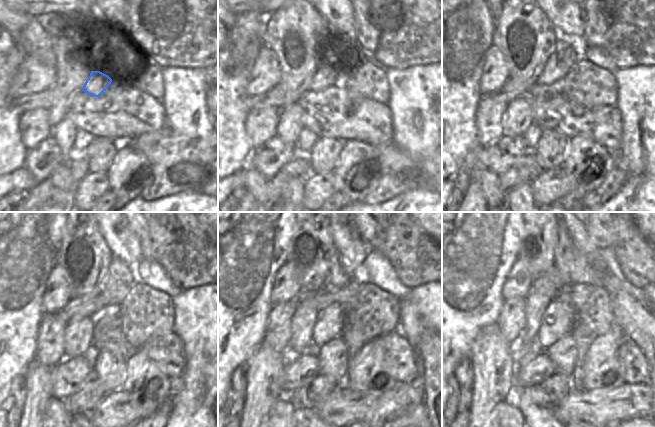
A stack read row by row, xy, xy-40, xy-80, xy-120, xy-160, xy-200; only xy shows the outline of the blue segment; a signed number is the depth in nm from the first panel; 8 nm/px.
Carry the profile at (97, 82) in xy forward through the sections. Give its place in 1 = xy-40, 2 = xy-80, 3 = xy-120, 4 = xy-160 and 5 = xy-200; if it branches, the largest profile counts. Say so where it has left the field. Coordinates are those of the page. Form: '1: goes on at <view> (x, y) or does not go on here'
1: goes on at xy-40 (325, 77)
2: goes on at xy-80 (569, 50)
3: goes on at xy-120 (119, 281)
4: goes on at xy-160 (339, 276)
5: goes on at xy-200 (565, 253)

